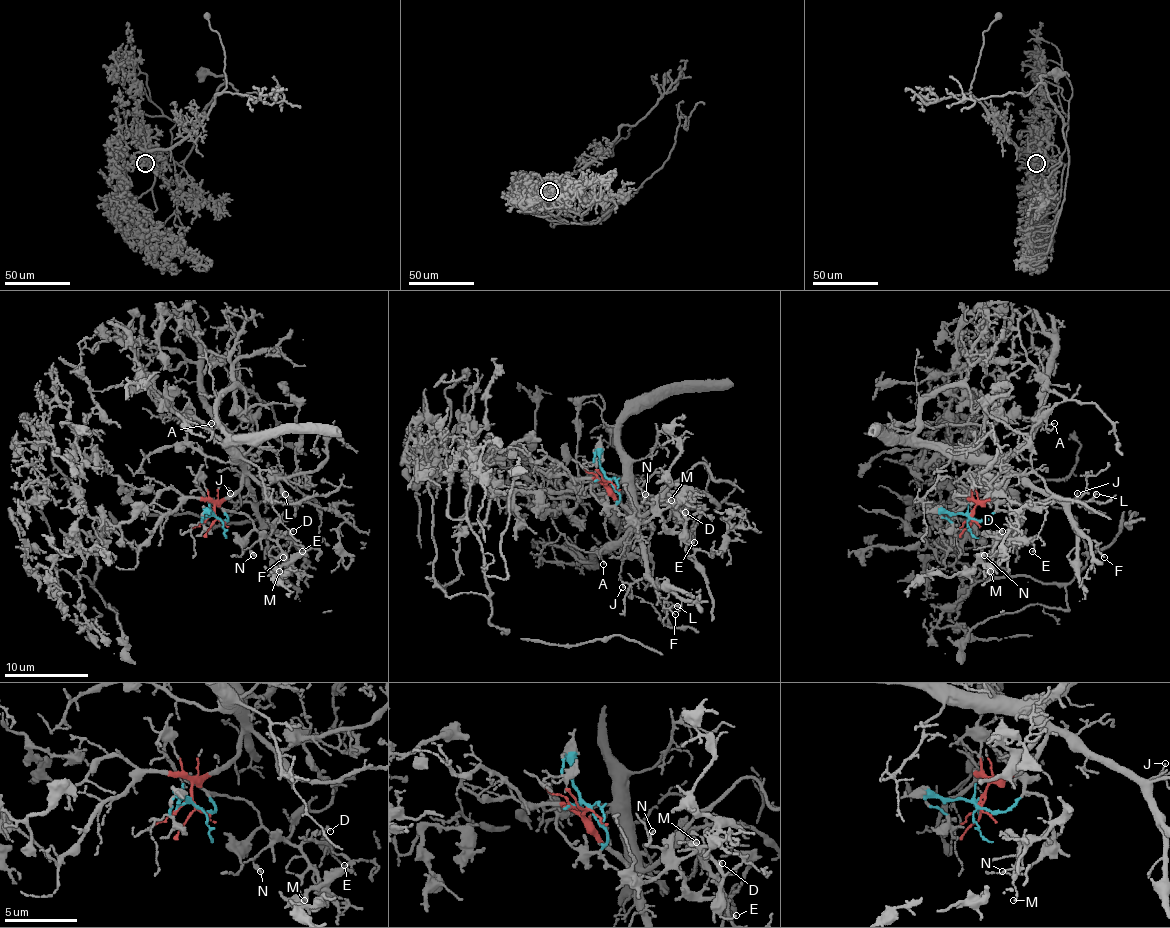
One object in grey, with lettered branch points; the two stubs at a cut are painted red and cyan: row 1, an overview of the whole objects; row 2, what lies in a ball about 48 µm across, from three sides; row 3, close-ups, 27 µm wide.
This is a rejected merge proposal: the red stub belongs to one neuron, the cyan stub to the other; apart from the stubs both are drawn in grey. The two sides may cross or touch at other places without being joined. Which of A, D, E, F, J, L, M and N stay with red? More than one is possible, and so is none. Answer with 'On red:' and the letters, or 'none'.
On red: A, F, J, L

